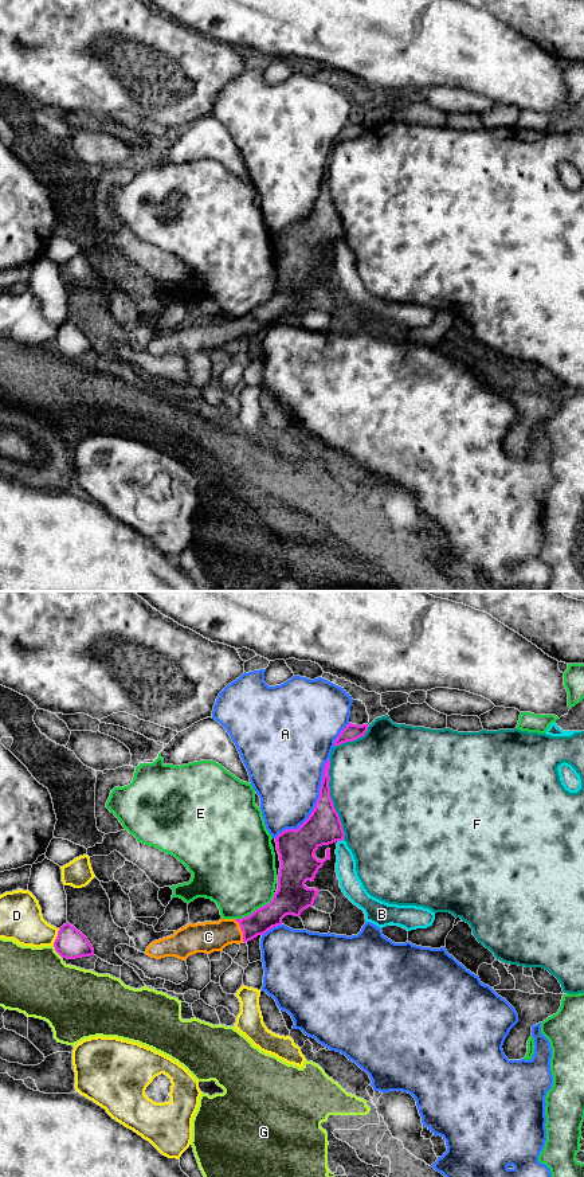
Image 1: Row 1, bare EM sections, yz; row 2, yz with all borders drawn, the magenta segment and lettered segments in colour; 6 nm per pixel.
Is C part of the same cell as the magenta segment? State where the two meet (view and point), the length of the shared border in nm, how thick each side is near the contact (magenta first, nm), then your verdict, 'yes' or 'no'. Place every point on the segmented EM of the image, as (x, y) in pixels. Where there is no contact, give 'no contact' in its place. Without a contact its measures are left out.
contact yz (240, 929); length 150 nm; calibres 150 and 190 nm; yes

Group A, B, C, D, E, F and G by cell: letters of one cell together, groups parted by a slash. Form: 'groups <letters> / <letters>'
groups A / B / C / D / E / F / G

